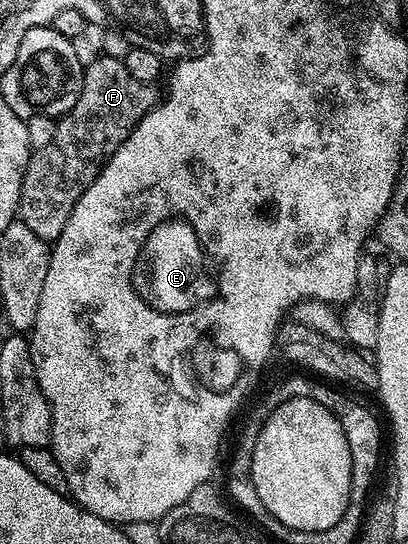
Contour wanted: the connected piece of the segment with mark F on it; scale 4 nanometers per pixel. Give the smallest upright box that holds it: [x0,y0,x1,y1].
[18,57,157,241]

